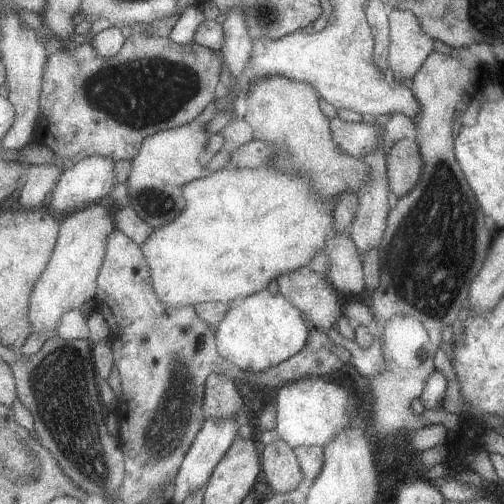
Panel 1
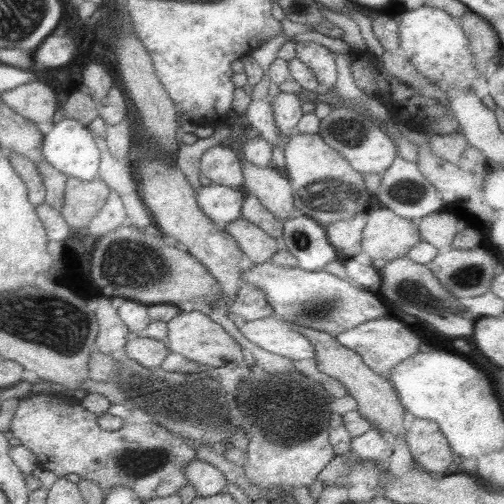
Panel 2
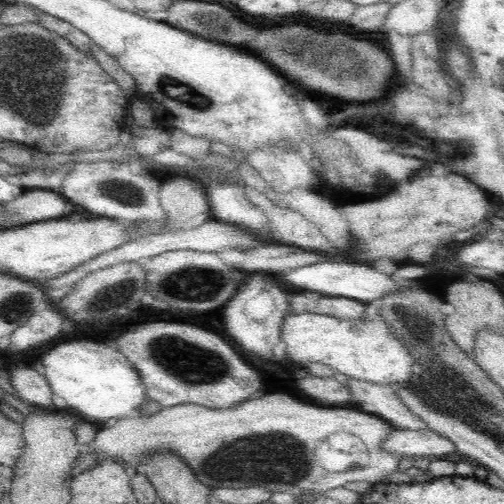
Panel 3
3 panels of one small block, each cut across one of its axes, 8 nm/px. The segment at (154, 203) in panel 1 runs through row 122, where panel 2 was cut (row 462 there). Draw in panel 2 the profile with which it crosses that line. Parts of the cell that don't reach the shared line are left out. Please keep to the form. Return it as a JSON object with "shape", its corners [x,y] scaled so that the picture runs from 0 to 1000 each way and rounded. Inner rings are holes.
{"shape":[[[379,913],[379,921],[371,921],[363,929],[363,940],[367,940],[375,964],[387,968],[395,988],[427,984],[427,980],[442,976],[442,968],[450,964],[446,944],[403,913]]]}

